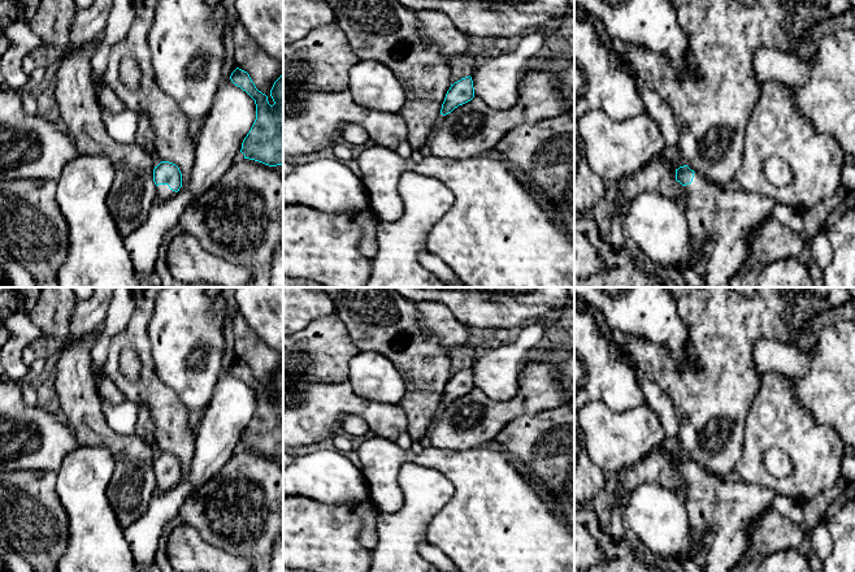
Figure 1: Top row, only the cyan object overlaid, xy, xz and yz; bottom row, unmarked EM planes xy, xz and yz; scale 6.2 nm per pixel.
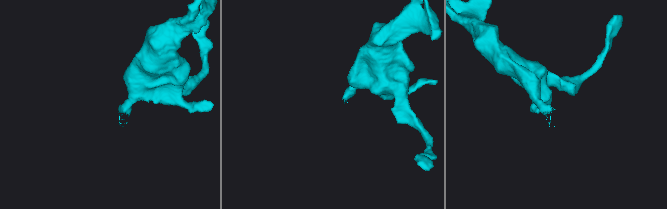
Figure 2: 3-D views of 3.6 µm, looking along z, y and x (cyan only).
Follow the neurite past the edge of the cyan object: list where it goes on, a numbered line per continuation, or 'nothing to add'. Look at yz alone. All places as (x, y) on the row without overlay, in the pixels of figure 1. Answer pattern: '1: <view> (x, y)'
1: yz (716, 506)

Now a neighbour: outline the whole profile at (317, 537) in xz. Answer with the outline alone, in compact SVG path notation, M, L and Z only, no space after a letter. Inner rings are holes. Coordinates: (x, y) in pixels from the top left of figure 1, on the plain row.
M288 495L283 498L283 567L312 572L368 572L370 551L360 543L363 520L352 510Z

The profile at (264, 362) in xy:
M239 311L230 321L229 338L236 359L249 365L256 380L265 385L269 395L273 396L270 381L283 365L282 355L252 330Z

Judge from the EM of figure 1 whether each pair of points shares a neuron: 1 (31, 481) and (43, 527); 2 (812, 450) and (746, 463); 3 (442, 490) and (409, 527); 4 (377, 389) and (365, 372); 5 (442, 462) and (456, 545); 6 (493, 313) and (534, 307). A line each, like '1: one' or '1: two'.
1: one
2: one
3: one
4: one
5: one
6: one

